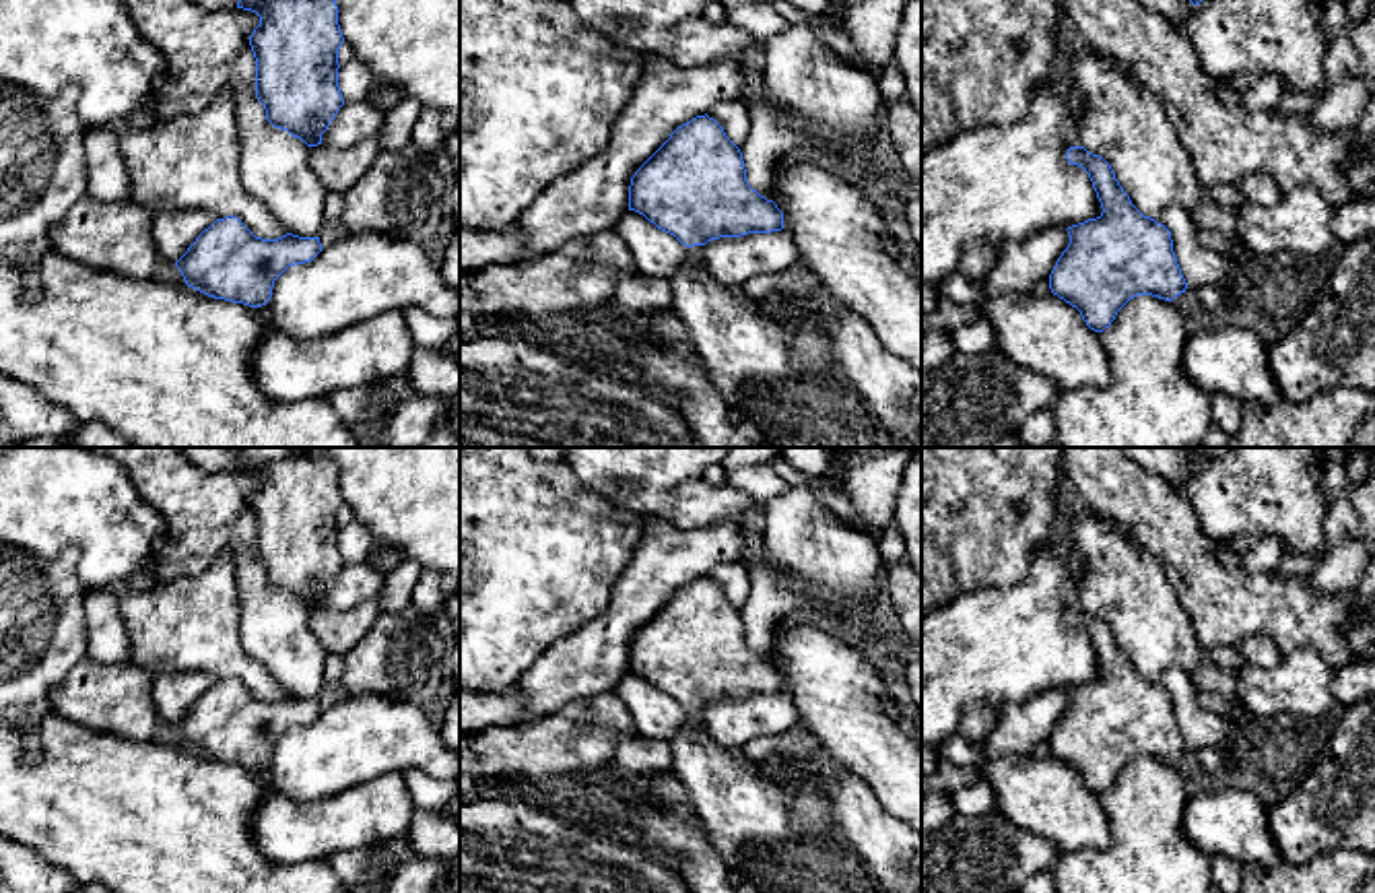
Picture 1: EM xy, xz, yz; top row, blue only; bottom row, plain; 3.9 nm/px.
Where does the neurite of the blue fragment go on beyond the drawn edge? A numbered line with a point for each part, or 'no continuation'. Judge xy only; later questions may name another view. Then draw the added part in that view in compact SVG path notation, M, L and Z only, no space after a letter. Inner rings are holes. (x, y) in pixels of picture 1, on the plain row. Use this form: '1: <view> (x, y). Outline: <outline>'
no continuation

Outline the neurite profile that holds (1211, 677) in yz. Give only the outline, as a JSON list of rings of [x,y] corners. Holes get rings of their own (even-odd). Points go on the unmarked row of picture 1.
[[[1204,656],[1202,664],[1192,674],[1192,683],[1200,691],[1233,697],[1237,689],[1237,672]]]

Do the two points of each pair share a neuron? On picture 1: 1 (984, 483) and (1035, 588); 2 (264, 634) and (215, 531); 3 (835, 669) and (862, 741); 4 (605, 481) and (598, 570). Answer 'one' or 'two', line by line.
1: two
2: one
3: one
4: two

